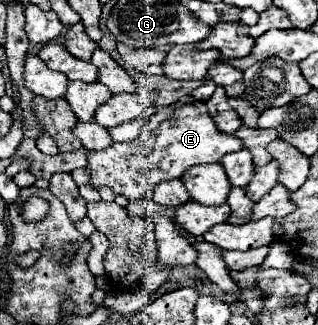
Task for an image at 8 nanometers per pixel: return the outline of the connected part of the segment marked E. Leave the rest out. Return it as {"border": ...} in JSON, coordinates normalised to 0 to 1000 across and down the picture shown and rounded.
{"border":[[[629,311],[591,317],[610,329],[585,354],[585,323],[553,335],[553,348],[503,378],[503,391],[478,403],[447,403],[434,428],[409,440],[352,440],[340,458],[321,465],[283,465],[277,471],[277,520],[289,532],[283,569],[333,569],[358,594],[377,594],[390,606],[440,612],[453,606],[484,569],[535,551],[566,551],[585,520],[610,508],[648,508],[648,502],[686,502],[711,471],[755,465],[767,446],[736,415],[698,409],[679,385],[660,348],[642,335]]]}

